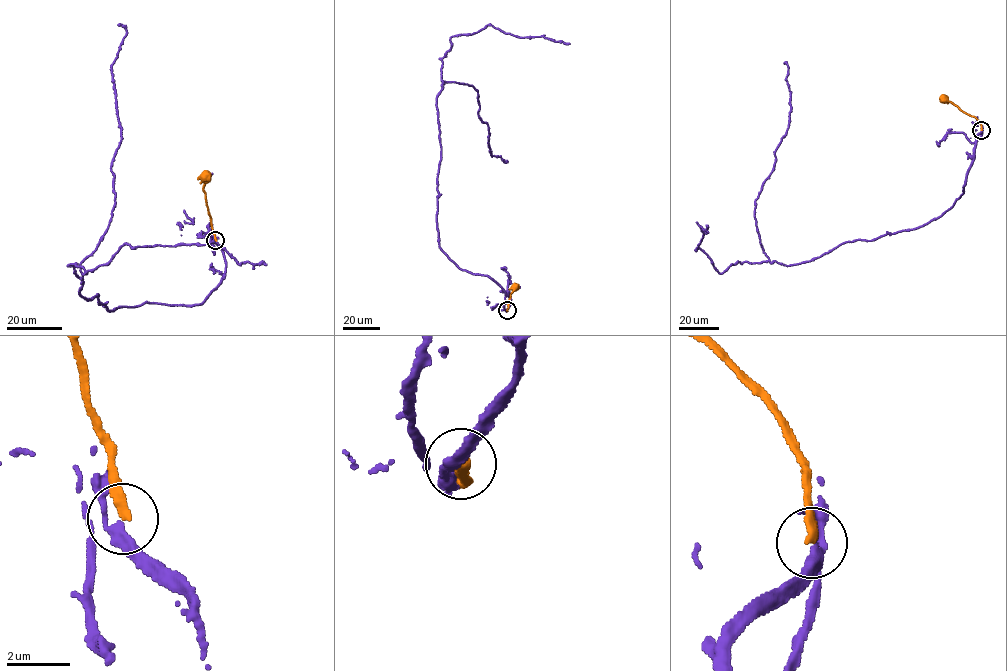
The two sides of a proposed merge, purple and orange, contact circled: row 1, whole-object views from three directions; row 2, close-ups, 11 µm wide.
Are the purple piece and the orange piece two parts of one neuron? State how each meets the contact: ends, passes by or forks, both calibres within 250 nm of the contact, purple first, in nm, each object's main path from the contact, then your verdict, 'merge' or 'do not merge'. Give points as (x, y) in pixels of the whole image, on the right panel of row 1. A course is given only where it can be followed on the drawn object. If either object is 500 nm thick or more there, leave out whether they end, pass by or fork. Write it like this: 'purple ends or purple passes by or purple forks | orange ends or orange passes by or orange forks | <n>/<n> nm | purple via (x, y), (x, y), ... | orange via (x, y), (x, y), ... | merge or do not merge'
purple forks | orange ends | 240/280 nm | purple via (982, 130), (964, 192), (940, 216), (845, 242), (808, 261), (770, 262), (755, 200), (788, 128), (785, 63) | orange via (981, 130), (974, 117), (944, 99) | do not merge

